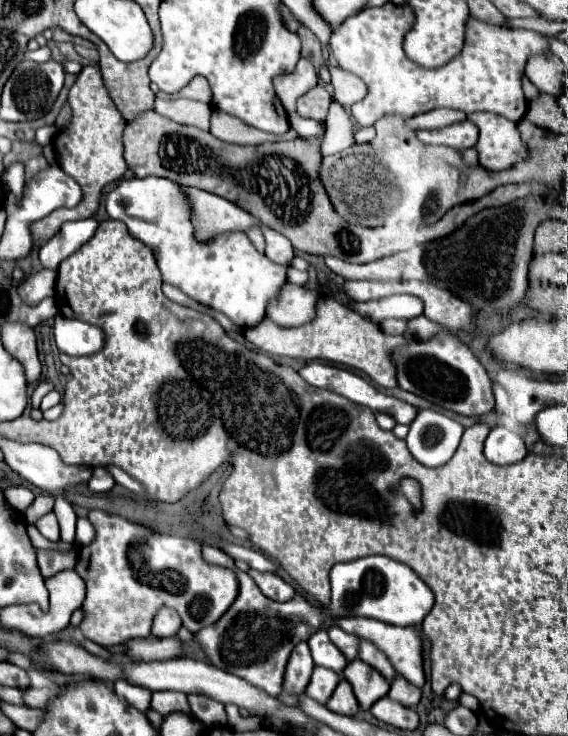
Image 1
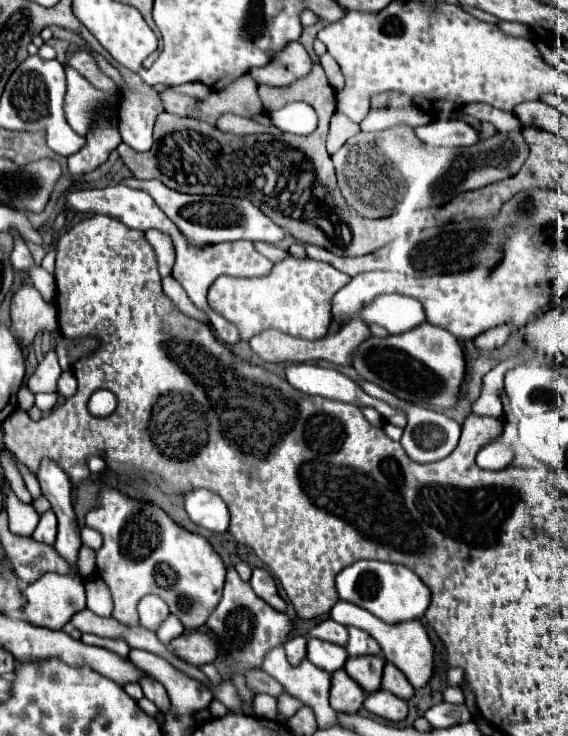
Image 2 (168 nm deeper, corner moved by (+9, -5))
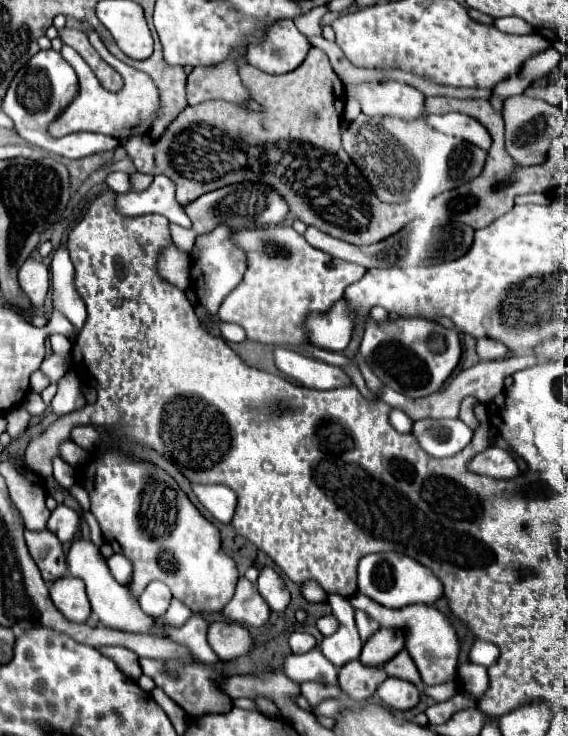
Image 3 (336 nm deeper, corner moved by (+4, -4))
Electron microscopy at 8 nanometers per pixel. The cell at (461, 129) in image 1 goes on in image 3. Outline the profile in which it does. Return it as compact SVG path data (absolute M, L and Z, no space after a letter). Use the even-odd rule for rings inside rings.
M465 113L429 115L427 121L437 131L461 137L465 141L471 141L473 145L477 145L477 147L481 147L485 151L491 147L491 135L489 135L489 131L485 127L481 127L481 123L477 119L473 119L473 117L465 115Z

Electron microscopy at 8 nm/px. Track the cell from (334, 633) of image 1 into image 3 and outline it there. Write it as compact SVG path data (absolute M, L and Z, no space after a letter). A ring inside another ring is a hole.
M327 615L327 617L321 617L319 621L317 621L317 629L327 637L327 635L333 635L335 631L337 631L337 627L339 627L339 621L337 621L337 617L335 615Z

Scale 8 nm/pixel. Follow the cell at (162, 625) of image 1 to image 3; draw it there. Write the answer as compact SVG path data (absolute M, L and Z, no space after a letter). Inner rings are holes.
M151 581L145 591L139 595L139 603L141 603L141 609L147 613L147 615L153 615L153 617L161 617L165 615L167 607L169 607L169 601L171 601L171 591L165 583L161 581Z

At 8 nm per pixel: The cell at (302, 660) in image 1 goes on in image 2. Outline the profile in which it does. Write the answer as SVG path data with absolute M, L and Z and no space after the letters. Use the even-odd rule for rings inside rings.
M304 636L290 638L290 642L284 644L284 650L286 650L288 662L290 662L292 666L298 666L298 664L306 658L306 638L304 638Z

